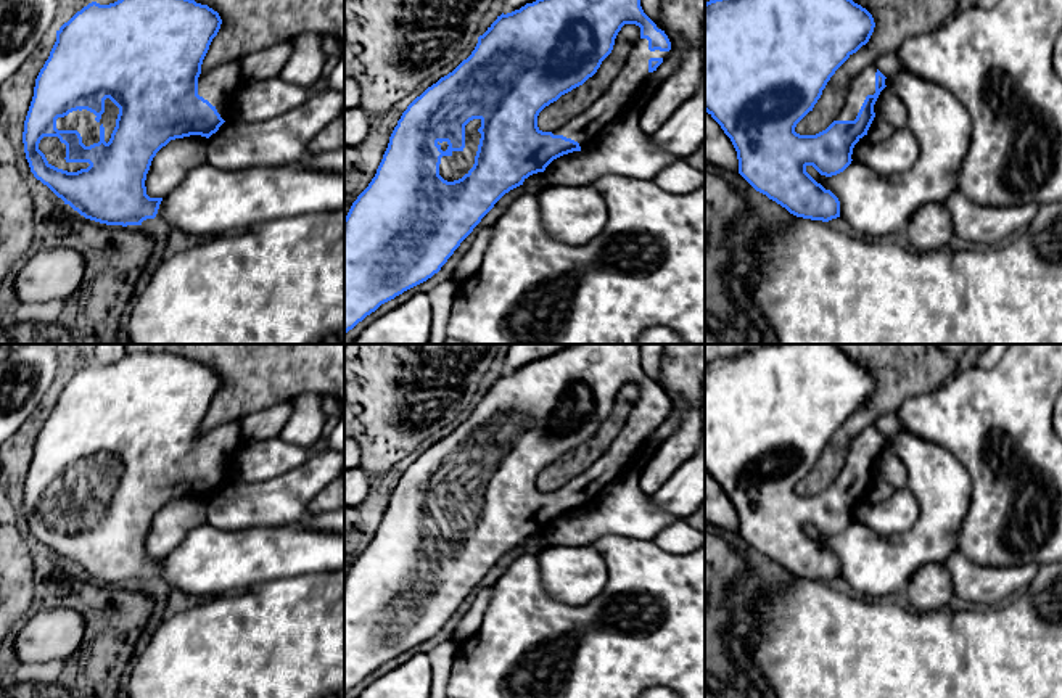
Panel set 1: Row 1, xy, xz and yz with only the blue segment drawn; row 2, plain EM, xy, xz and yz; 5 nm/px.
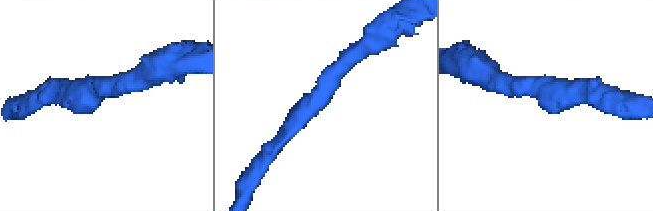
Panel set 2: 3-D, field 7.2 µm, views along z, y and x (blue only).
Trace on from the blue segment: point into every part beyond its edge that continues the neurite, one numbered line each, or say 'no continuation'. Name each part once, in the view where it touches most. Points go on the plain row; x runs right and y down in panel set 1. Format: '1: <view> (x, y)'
1: xy (82, 481)
2: yz (863, 444)

